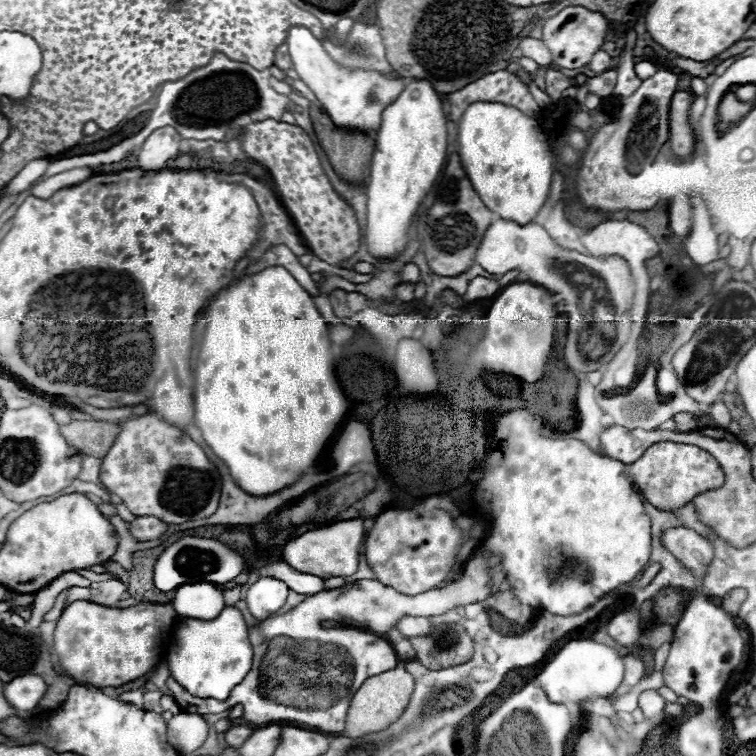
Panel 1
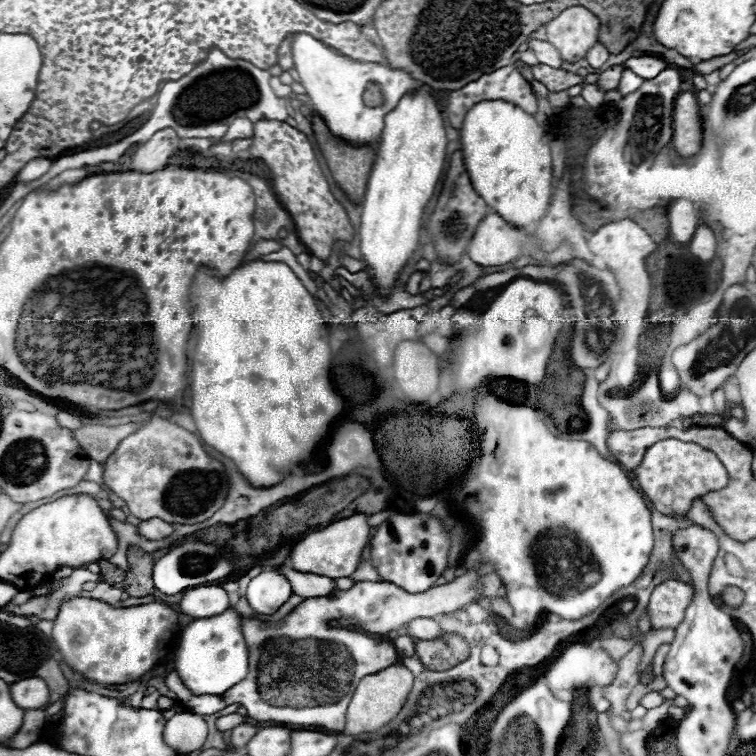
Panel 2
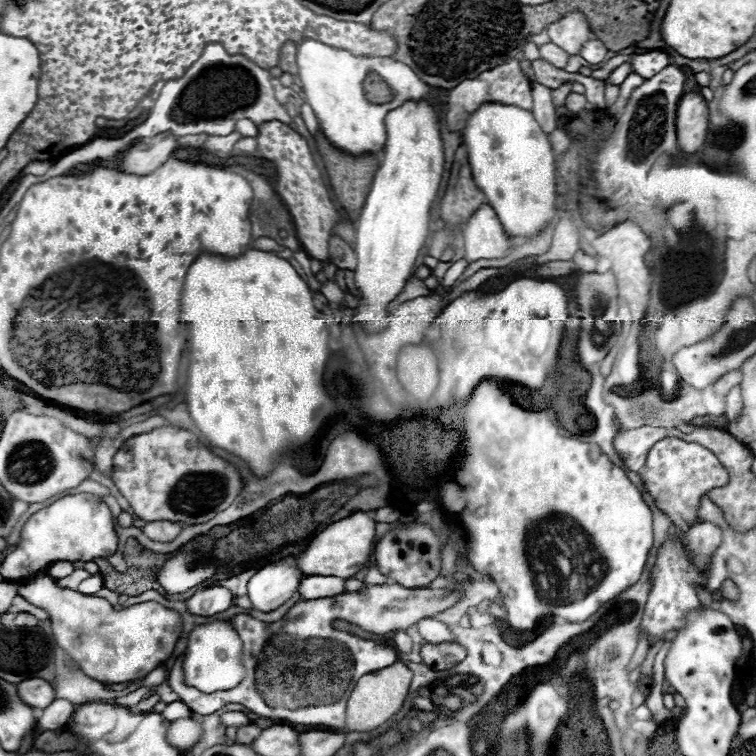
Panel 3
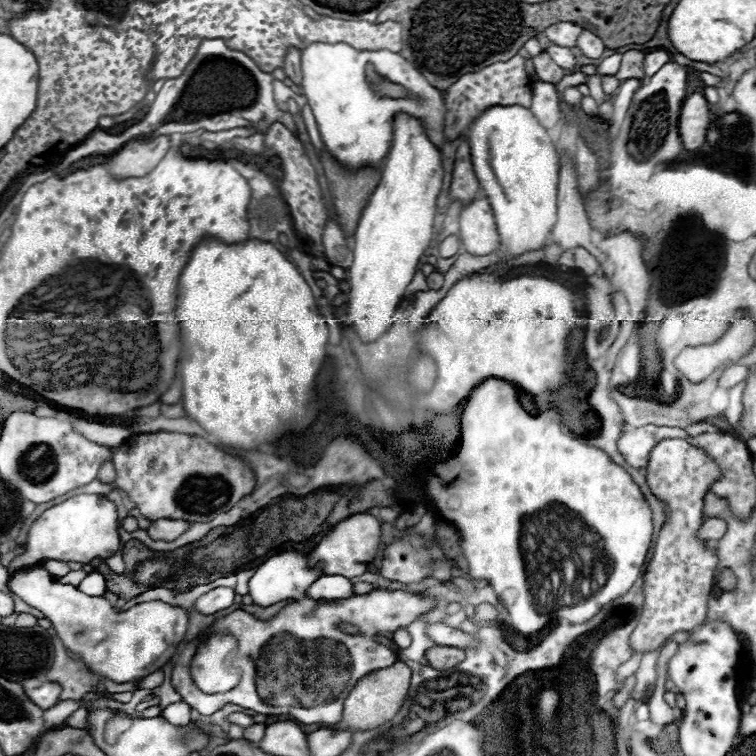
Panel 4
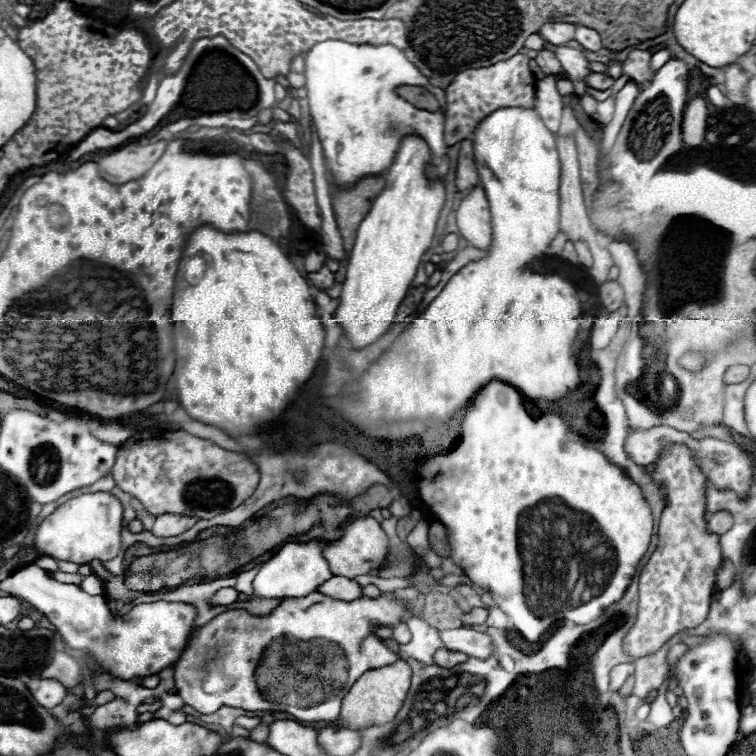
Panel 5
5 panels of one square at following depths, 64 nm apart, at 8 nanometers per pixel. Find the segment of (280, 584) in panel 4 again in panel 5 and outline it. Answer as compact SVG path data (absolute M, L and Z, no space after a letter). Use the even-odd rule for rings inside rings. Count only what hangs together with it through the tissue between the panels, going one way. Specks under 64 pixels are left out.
M310 540L310 542L288 542L280 548L276 556L272 556L254 578L254 594L262 598L286 598L286 596L308 596L320 584L330 580L334 574L330 572L328 560L324 558L324 548L328 540Z

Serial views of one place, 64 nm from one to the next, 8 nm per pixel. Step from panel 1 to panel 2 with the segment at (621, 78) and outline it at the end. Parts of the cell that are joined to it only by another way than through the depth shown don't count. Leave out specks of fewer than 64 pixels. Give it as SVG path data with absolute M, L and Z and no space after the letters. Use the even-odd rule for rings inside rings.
M628 68L624 70L624 74L622 74L622 80L620 80L620 84L618 84L618 92L622 94L622 96L628 96L630 92L634 92L634 90L638 90L640 86L642 86L642 78L640 76L636 76L634 72L630 72Z

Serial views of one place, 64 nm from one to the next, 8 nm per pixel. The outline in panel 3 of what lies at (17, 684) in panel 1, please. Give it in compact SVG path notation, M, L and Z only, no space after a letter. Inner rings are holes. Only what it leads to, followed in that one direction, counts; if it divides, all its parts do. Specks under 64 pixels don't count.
M24 680L22 684L18 684L18 694L28 706L40 710L56 700L56 688L46 680Z

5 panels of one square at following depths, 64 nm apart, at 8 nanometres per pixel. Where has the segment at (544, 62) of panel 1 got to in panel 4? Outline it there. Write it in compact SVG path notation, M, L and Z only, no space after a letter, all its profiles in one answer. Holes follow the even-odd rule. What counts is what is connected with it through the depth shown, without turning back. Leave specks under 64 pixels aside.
M550 46L548 50L546 50L550 56L552 56L552 60L560 66L560 68L564 68L564 70L574 70L576 66L578 66L578 60L576 60L576 56L572 54L572 50L570 48L562 48L562 46Z

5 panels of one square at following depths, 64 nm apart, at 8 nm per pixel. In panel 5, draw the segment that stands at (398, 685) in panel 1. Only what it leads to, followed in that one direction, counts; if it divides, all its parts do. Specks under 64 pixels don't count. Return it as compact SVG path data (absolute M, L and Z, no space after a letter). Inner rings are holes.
M398 658L396 662L392 662L388 666L364 672L354 682L350 692L344 696L340 718L336 720L336 724L352 728L352 730L362 730L362 728L368 728L374 724L378 724L378 726L386 724L398 714L398 710L408 694L408 688L410 688L410 666L402 658Z

